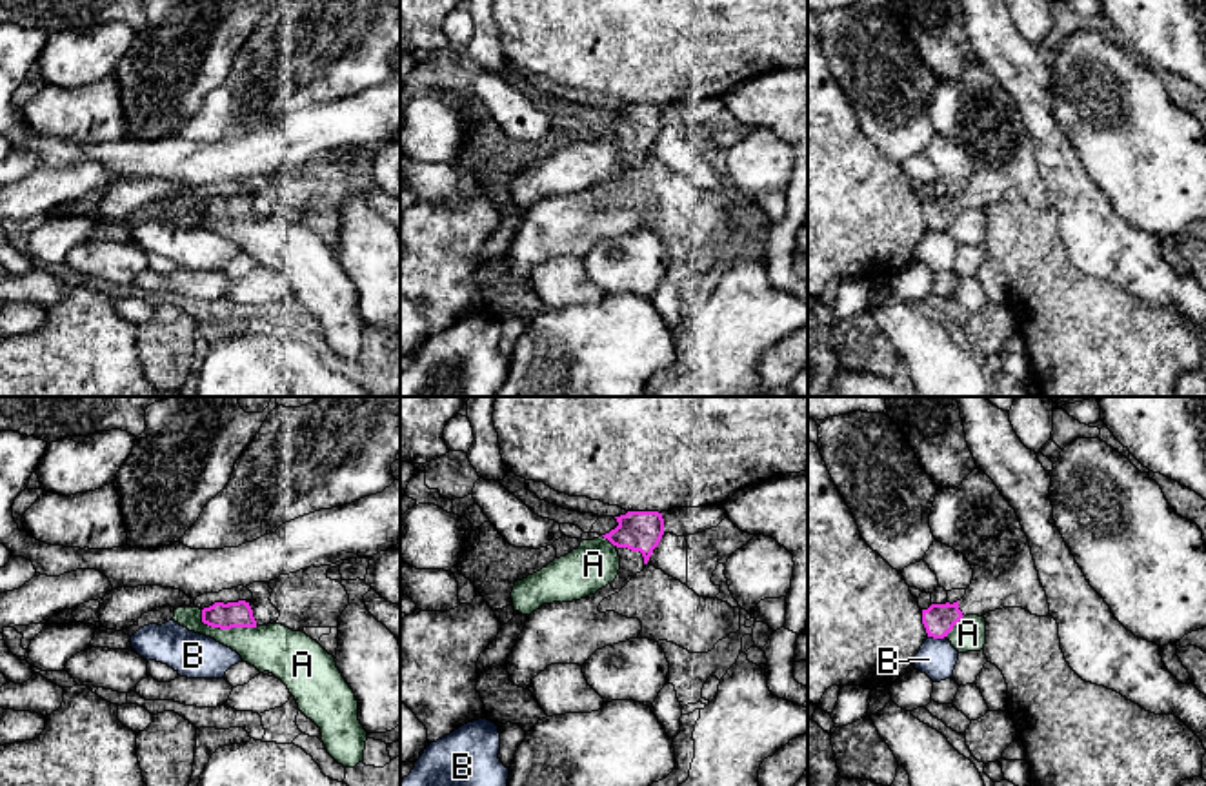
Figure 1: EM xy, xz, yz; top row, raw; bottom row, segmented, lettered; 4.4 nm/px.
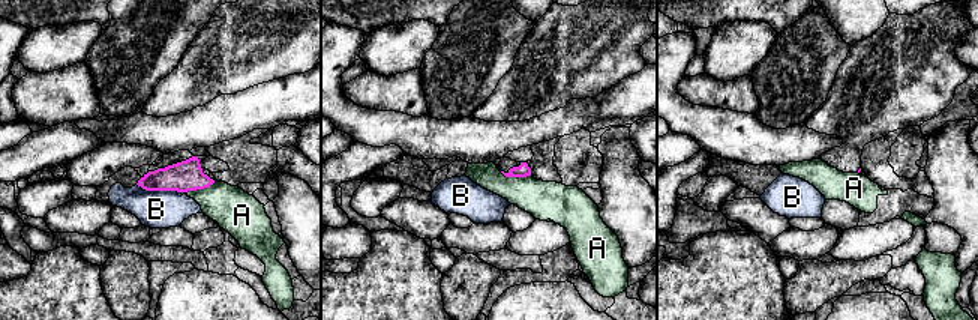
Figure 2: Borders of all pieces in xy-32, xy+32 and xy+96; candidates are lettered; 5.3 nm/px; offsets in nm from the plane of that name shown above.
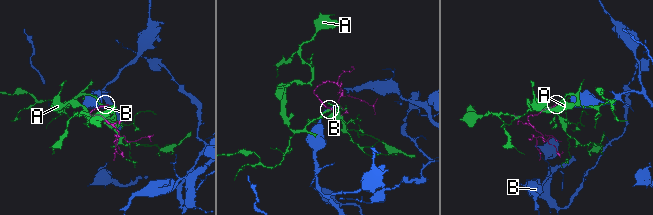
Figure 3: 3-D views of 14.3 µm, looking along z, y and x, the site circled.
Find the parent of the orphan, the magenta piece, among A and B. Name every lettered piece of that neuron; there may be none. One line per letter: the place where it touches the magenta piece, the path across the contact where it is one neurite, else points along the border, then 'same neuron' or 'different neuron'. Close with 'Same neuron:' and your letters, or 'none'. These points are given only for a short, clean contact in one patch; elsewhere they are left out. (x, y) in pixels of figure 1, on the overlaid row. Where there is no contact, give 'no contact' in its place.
A: xy (224, 628) | along xy (200, 610), (200, 619), (211, 626), (257, 626) | different neuron
B: yz (937, 637) | along yz (928, 635), (944, 637) | different neuron
Same neuron: none

